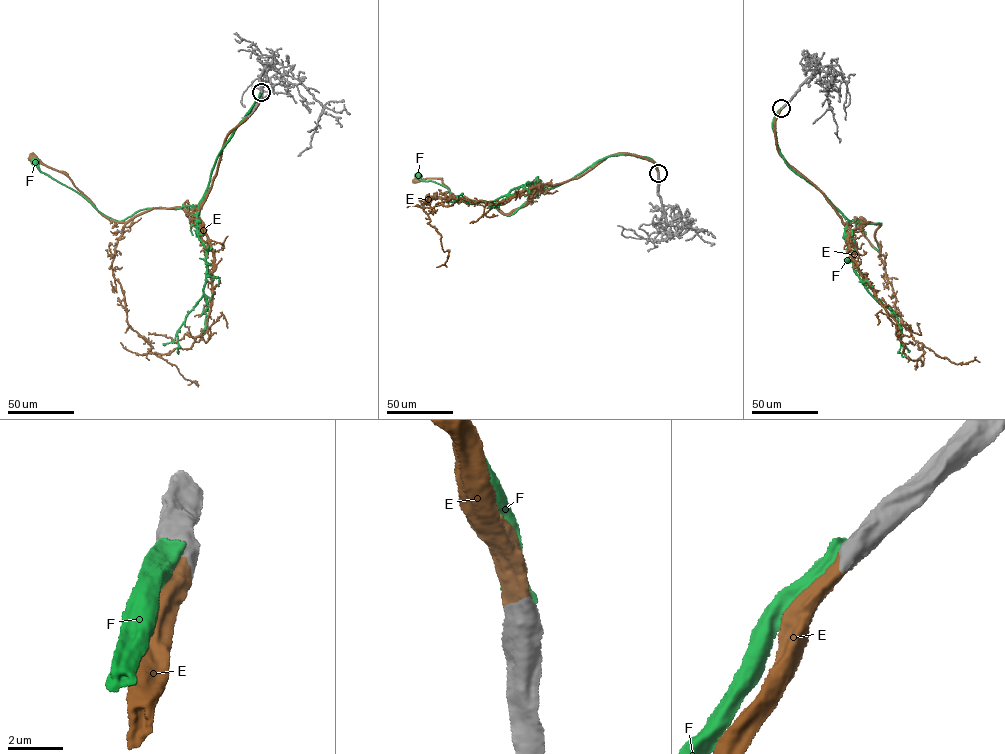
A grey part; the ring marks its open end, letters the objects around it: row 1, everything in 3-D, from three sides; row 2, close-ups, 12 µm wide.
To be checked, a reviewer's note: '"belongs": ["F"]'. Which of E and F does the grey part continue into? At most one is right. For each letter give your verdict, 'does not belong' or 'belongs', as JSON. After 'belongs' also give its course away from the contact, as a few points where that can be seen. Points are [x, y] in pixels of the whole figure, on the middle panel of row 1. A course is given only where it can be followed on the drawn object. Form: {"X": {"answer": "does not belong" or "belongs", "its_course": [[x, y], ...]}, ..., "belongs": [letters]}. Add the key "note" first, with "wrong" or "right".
{"note": "wrong", "E": {"answer": "belongs", "its_course": [[658, 172], [649, 160], [613, 154], [504, 213], [490, 203], [454, 196], [440, 178], [417, 180]]}, "F": {"answer": "does not belong"}, "belongs": ["E"]}

